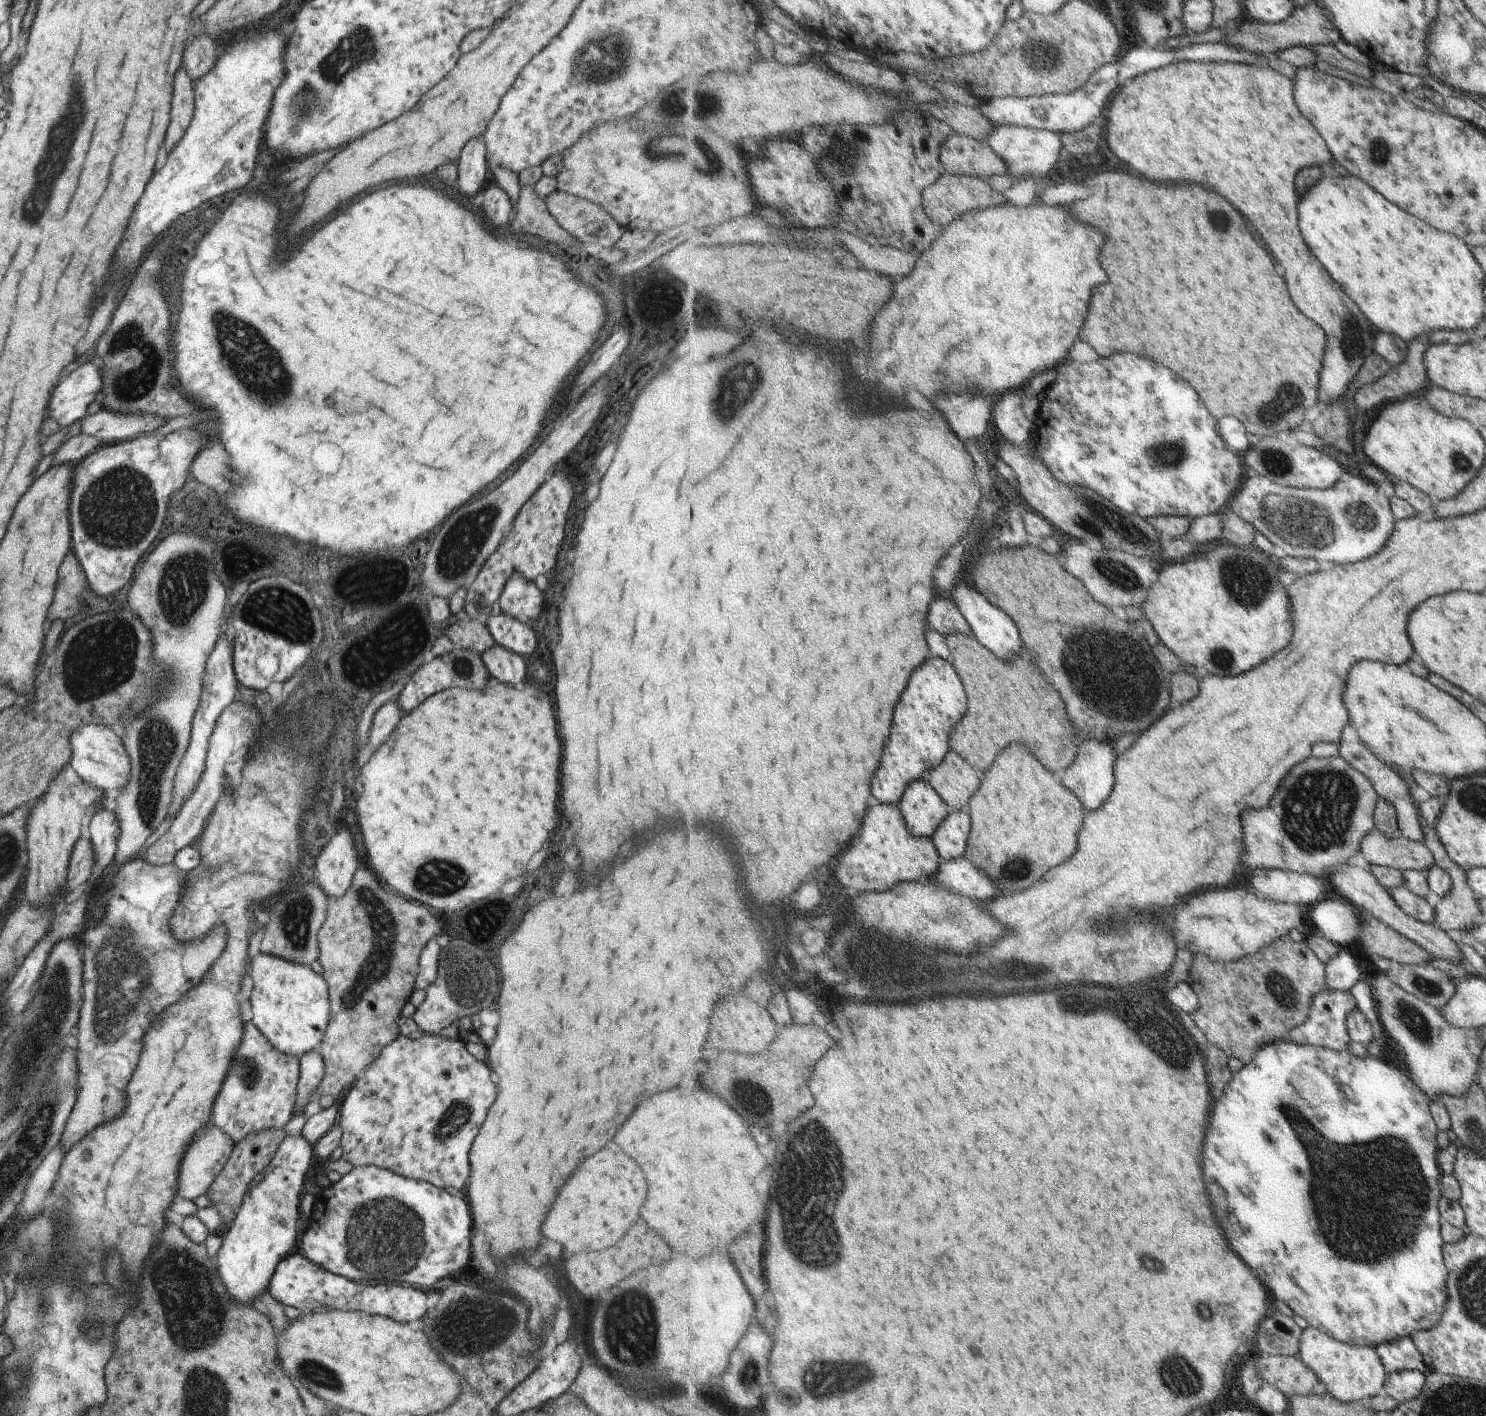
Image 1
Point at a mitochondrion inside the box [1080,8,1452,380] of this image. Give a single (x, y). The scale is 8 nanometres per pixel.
(1350, 339)

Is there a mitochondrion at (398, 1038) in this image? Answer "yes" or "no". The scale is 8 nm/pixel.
no

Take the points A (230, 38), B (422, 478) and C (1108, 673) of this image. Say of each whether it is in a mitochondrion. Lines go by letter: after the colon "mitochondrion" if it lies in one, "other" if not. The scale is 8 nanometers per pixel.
A: other
B: other
C: mitochondrion

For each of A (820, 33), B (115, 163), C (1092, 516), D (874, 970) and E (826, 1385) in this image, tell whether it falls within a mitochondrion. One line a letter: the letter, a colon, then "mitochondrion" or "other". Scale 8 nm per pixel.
A: other
B: other
C: mitochondrion
D: mitochondrion
E: mitochondrion

